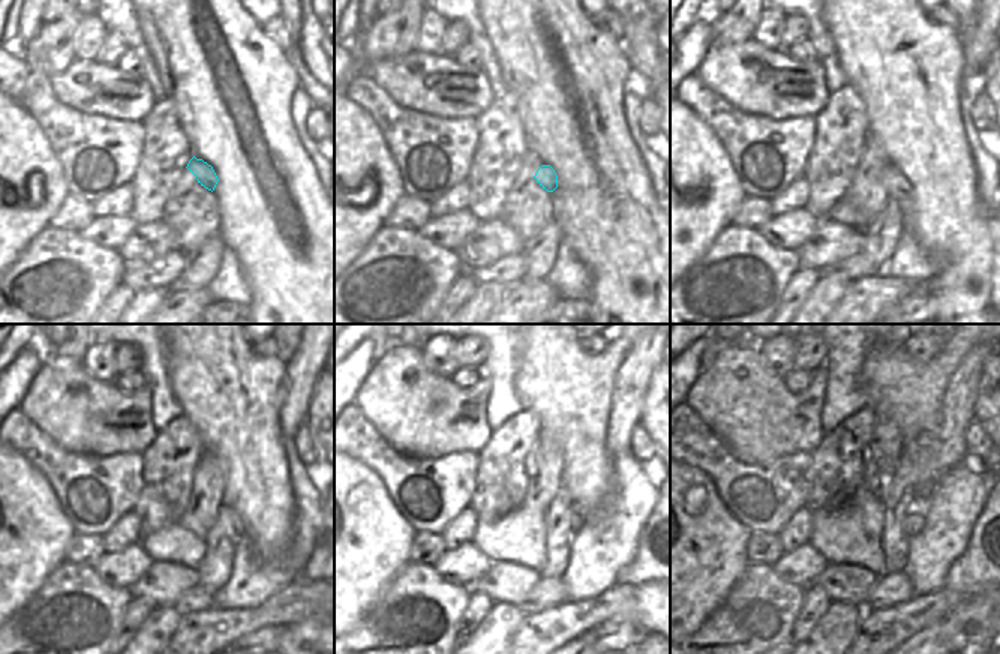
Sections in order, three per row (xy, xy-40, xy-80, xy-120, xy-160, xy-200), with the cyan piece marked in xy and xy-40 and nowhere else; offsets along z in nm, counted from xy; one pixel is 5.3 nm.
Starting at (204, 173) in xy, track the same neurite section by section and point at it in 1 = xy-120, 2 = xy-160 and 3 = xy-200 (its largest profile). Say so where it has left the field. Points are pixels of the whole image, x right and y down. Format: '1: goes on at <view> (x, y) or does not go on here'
1: goes on at xy-120 (233, 524)
2: goes on at xy-160 (576, 522)
3: goes on at xy-200 (915, 519)

